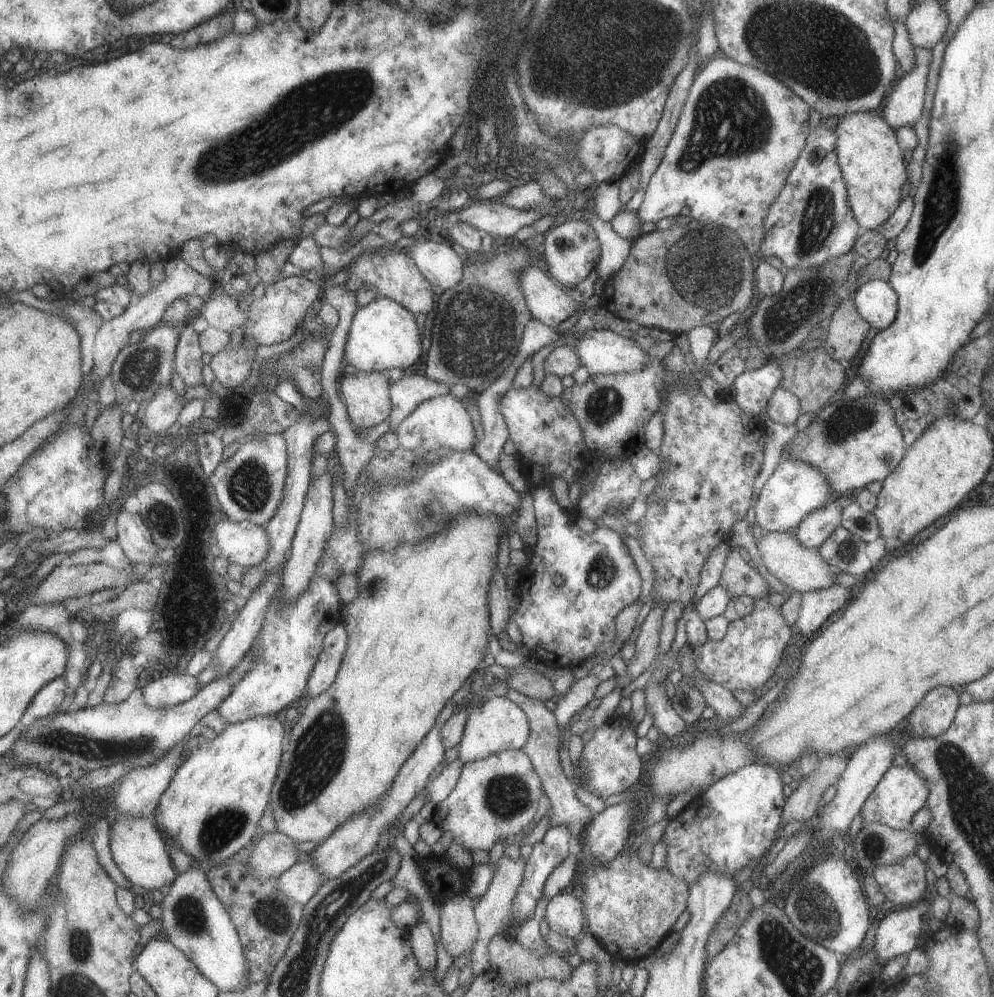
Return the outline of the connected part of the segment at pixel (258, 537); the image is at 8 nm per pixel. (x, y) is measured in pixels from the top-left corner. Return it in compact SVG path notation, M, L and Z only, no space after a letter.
M219 521L215 536L219 556L230 564L239 564L245 570L259 567L270 552L266 530L252 522Z

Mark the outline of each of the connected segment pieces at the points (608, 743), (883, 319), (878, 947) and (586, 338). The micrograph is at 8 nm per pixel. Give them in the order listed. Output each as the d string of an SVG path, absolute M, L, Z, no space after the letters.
M615 718L615 728L604 726L597 728L592 738L587 743L583 743L581 758L584 760L584 766L575 775L577 782L580 782L587 789L587 792L593 794L602 800L627 790L631 784L642 781L642 758L636 753L636 740L634 728L624 727L625 722Z
M881 279L868 280L857 288L854 303L859 316L880 331L893 322L898 309L896 292Z
M914 905L895 910L878 922L873 950L880 965L914 948L921 932L921 916L920 905Z
M588 330L571 346L591 374L638 373L648 361L648 354L633 339L610 330Z

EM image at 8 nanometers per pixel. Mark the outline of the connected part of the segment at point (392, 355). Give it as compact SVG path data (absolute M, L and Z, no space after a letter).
M377 297L373 302L356 309L344 346L345 362L358 371L390 370L409 368L421 354L420 328L413 313L387 297Z

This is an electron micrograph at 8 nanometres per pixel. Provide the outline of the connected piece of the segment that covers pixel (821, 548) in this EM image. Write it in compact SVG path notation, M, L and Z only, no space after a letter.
M839 526L818 546L818 553L821 558L831 567L835 572L849 572L853 576L865 574L870 576L872 567L869 563L869 558L865 555L865 543L858 536L851 534L848 530Z

